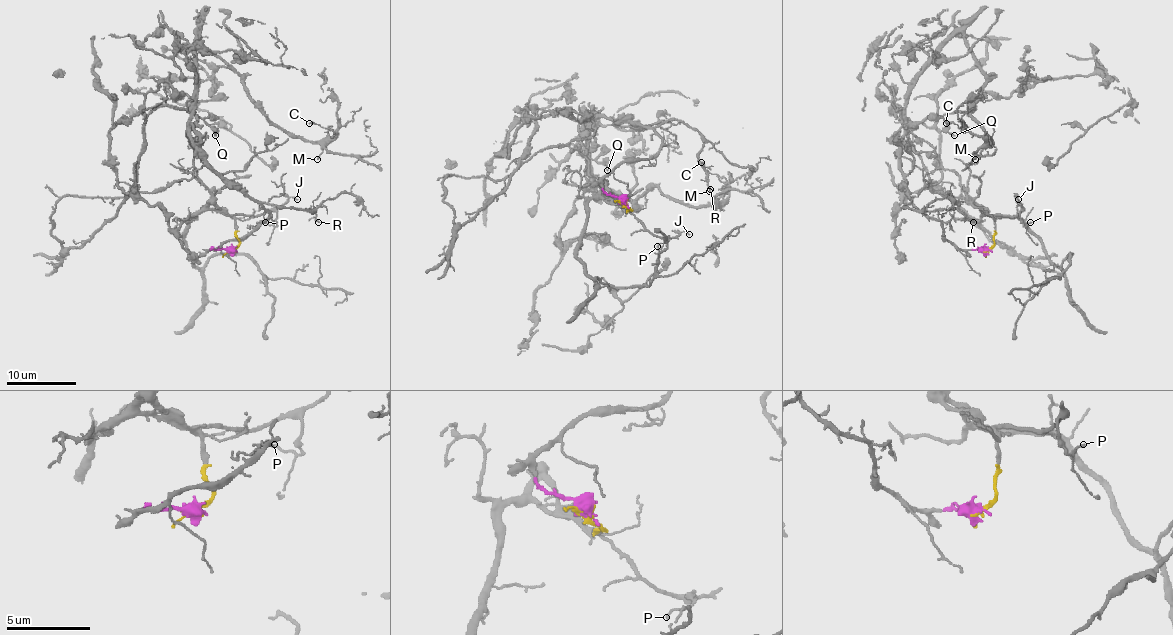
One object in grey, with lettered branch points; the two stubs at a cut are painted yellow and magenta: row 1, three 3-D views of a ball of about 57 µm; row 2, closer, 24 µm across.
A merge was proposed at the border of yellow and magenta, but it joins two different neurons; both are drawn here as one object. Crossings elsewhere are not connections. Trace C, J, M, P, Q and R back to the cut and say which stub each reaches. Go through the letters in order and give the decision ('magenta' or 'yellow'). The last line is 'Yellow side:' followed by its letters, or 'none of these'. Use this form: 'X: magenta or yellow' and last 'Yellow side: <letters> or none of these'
C: magenta
J: yellow
M: magenta
P: yellow
Q: magenta
R: magenta
Yellow side: J, P

